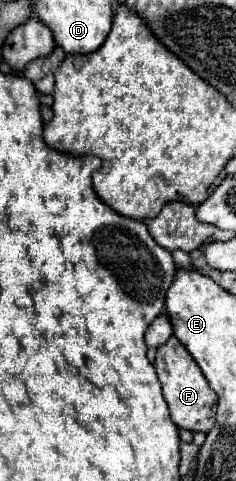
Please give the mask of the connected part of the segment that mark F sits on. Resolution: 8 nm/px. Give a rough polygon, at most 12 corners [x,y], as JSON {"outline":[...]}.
{"outline":[[176,336],[154,366],[172,422],[214,426],[218,396]]}

